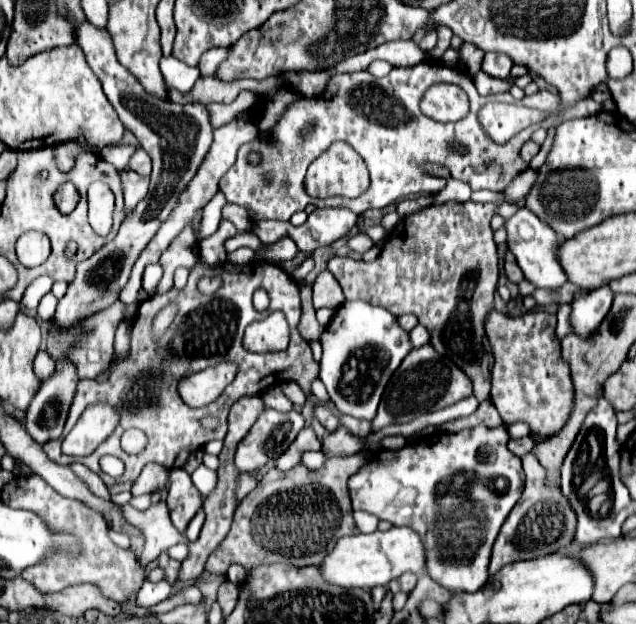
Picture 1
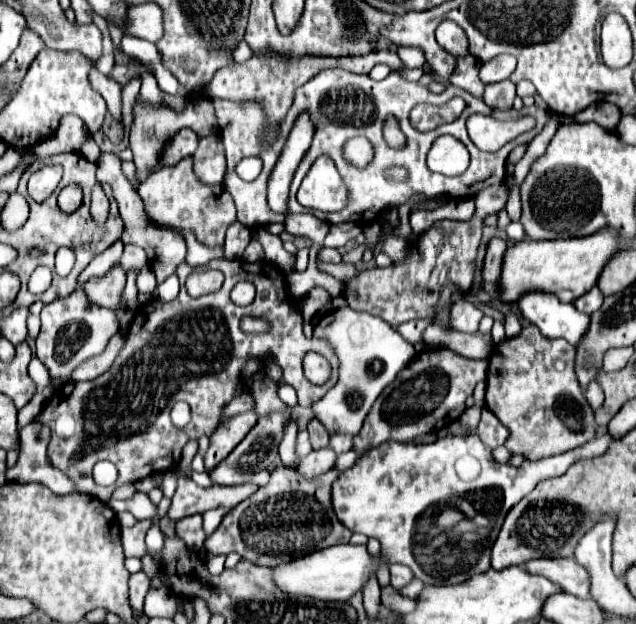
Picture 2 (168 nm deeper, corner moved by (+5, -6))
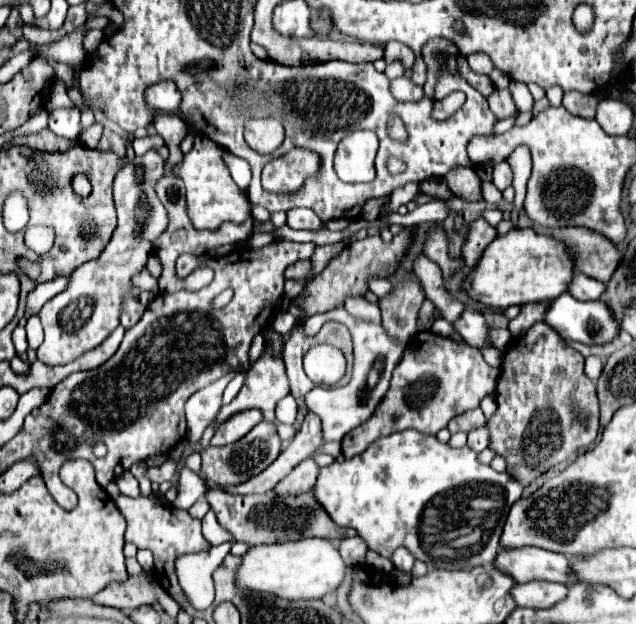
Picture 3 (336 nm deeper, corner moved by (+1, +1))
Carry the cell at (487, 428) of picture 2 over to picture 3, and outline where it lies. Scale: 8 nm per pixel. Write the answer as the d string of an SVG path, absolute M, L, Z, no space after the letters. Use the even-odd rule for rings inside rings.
M487 424L485 426L479 426L479 428L475 428L475 430L469 432L467 446L473 448L475 452L481 452L483 448L489 446L489 428L487 428Z

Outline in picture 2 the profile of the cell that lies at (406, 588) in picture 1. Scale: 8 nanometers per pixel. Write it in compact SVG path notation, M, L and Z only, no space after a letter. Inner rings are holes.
M393 565L391 567L391 585L395 589L405 587L411 579L413 579L413 573L409 571L409 567L405 567L405 565Z

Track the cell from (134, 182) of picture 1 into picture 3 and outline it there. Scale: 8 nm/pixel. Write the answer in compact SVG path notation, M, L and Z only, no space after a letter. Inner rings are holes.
M59 276L59 278L51 280L51 282L37 284L37 288L35 288L35 290L29 294L29 298L27 298L27 312L25 312L25 316L29 318L31 314L37 314L39 308L41 308L47 300L51 300L53 296L57 296L59 292L63 292L63 290L67 288L67 284L69 284L69 276Z

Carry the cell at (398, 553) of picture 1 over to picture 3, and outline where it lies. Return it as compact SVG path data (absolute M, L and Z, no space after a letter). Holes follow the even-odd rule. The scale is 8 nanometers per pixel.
M305 538L299 542L249 548L237 570L237 584L241 588L255 592L271 592L289 600L323 598L325 594L335 592L343 578L345 562L337 546L333 546L333 542L325 538Z

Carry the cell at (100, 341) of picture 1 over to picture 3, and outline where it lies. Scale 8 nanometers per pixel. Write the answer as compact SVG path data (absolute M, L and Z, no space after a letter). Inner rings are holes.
M147 150L115 176L117 228L111 242L97 260L85 262L71 274L69 288L51 298L39 312L45 328L45 342L37 348L37 360L47 366L69 364L87 350L99 346L117 326L123 294L131 292L131 276L137 274L153 248L153 240L167 228L167 212L155 194L155 184L163 176L165 160L157 150Z

